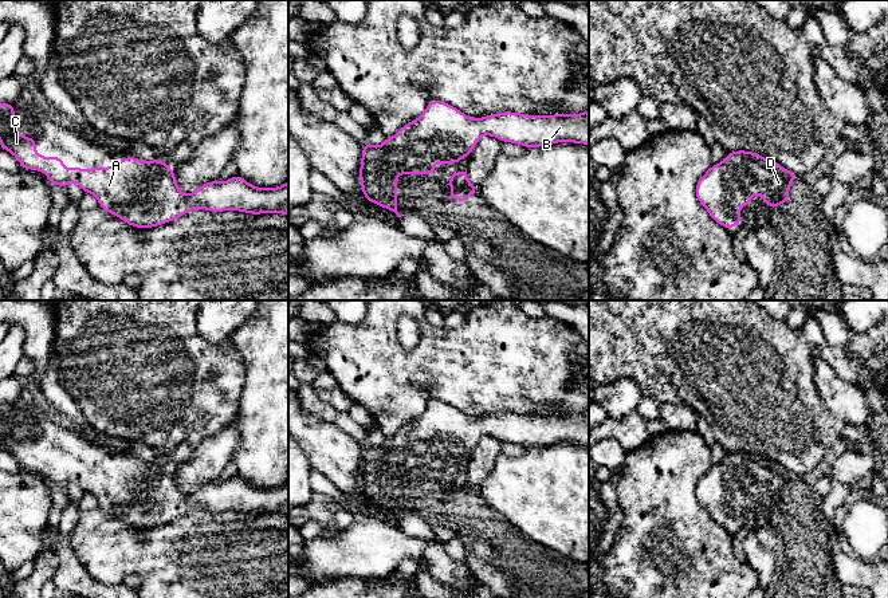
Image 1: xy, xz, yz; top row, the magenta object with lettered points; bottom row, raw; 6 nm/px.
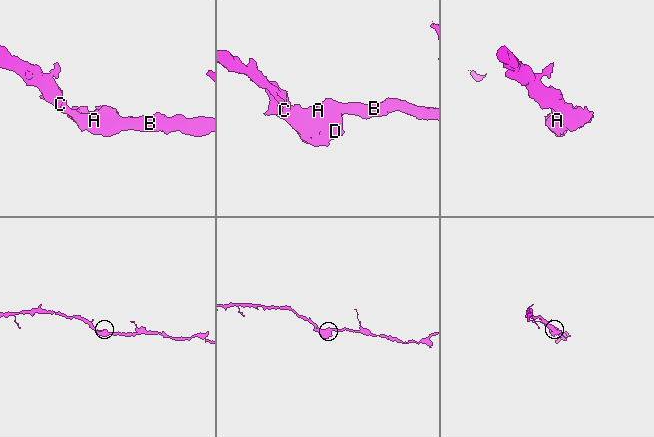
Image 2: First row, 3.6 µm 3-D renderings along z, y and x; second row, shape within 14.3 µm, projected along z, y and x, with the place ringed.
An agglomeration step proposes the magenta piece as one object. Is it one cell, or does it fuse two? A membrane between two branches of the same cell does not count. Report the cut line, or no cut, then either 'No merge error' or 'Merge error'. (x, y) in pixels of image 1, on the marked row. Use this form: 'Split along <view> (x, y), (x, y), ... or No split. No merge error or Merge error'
No split. No merge error

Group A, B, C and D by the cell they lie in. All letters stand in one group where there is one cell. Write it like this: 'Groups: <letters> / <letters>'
Groups: A B C D

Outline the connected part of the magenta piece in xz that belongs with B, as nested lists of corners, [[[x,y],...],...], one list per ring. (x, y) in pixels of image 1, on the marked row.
[[[431,101],[428,106],[425,107],[424,113],[416,118],[414,121],[409,122],[408,125],[402,126],[393,137],[385,138],[385,141],[380,146],[373,146],[370,143],[362,145],[362,158],[361,158],[361,166],[359,166],[359,180],[361,180],[361,188],[364,192],[364,196],[368,201],[377,204],[381,208],[386,208],[392,212],[394,212],[398,217],[400,215],[397,212],[397,176],[398,174],[435,174],[437,169],[433,166],[435,164],[459,164],[461,157],[469,157],[472,153],[474,146],[479,142],[479,138],[483,135],[491,135],[502,142],[511,142],[529,147],[541,147],[541,146],[550,146],[557,142],[574,142],[574,143],[582,143],[589,145],[589,110],[581,113],[581,114],[553,114],[553,115],[529,115],[529,114],[520,114],[520,113],[512,113],[512,111],[504,111],[499,114],[492,114],[482,118],[469,118],[460,110],[457,110],[455,106],[451,106],[443,101]]]

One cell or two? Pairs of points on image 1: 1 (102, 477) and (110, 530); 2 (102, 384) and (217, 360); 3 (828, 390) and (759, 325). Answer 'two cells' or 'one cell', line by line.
1: two cells
2: one cell
3: two cells

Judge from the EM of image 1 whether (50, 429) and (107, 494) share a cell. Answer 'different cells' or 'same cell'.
same cell

